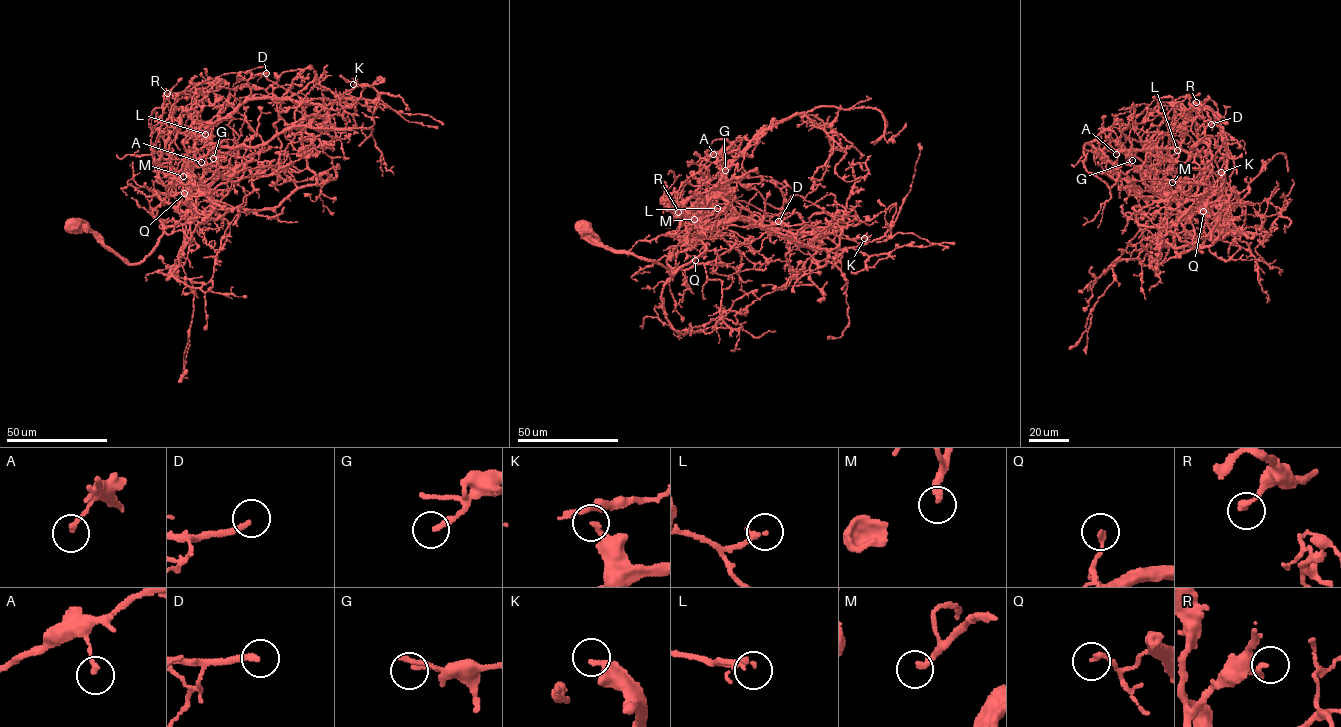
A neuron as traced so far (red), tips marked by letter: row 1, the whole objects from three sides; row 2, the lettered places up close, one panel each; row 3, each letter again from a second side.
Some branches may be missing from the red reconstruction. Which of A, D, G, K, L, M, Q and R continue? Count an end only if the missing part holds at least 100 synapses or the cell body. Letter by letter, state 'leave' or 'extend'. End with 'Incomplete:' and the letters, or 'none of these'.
A: leave
D: leave
G: leave
K: leave
L: leave
M: extend
Q: leave
R: leave
Incomplete: M

